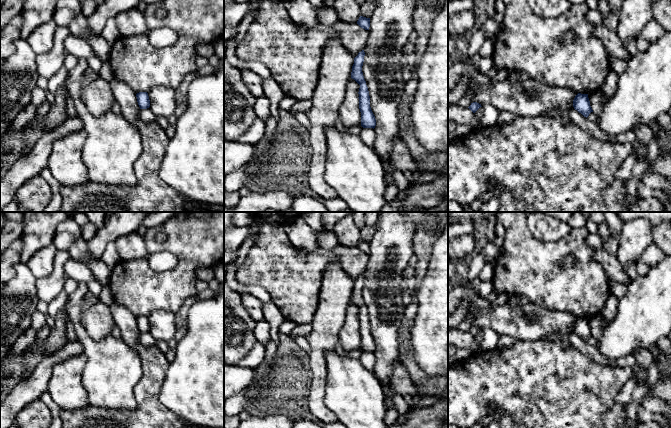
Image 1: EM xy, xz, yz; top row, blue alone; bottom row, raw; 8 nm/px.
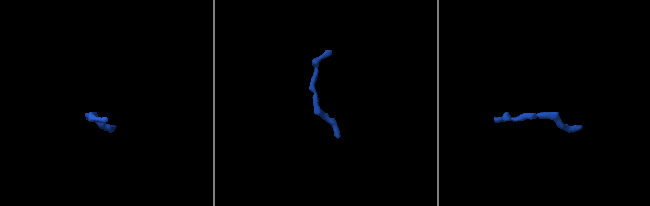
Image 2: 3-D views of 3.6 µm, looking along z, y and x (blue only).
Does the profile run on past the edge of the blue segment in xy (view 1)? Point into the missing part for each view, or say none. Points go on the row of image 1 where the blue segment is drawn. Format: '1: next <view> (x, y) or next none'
1: next none

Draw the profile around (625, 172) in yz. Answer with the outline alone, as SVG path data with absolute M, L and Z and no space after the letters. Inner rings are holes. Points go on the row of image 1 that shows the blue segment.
M634 145L633 150L629 153L627 158L619 167L616 173L617 179L626 181L633 178L633 170L638 161L636 151L637 151L637 145Z

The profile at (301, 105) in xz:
M297 100L290 110L290 113L295 115L297 112L307 113L312 107L312 100Z

